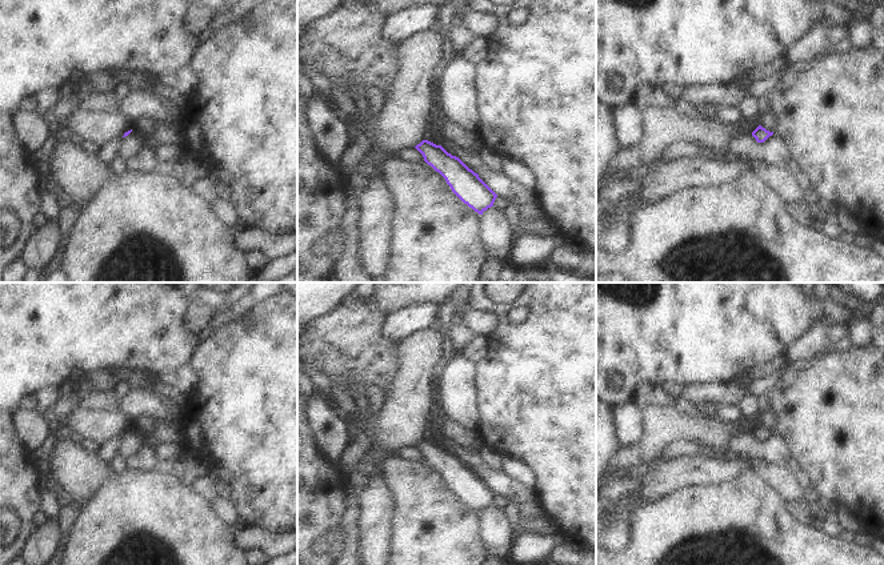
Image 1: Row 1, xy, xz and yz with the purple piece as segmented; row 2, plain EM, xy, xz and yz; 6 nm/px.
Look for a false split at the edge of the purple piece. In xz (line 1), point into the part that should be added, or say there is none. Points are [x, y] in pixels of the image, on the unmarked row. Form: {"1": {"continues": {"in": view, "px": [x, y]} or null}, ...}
{"1": {"continues": null}}

